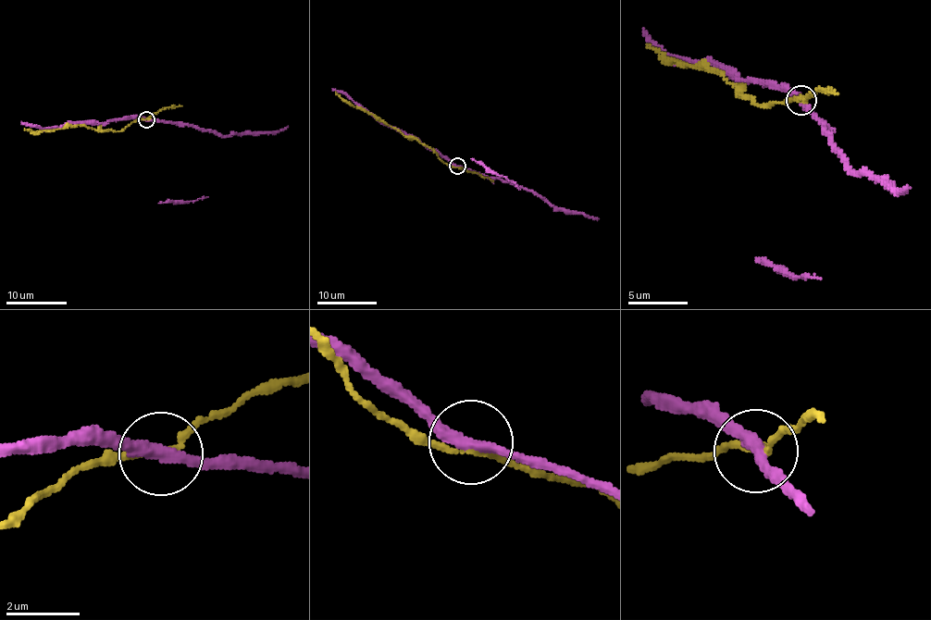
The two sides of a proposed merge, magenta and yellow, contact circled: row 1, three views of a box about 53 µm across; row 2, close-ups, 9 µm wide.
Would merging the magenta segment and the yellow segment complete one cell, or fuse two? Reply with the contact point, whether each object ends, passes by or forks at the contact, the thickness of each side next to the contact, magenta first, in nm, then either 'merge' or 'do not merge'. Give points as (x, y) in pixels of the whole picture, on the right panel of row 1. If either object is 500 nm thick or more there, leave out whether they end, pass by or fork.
at (801, 100); magenta passes by; yellow passes by; 320 nm thick on the magenta side, 170 nm on the other; do not merge

